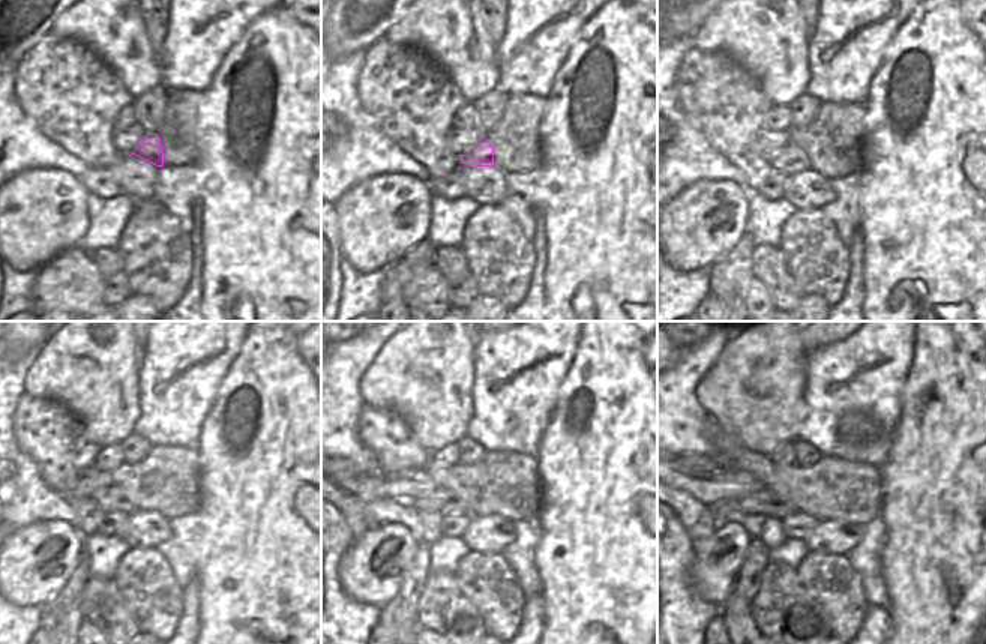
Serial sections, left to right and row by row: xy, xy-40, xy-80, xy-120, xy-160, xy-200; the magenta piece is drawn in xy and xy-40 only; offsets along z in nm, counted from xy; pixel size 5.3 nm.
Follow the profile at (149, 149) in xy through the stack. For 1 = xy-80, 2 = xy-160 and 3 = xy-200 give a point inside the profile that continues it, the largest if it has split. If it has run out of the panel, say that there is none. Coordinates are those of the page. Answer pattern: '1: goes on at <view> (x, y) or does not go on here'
1: goes on at xy-80 (791, 159)
2: goes on at xy-160 (443, 502)
3: goes on at xy-200 (766, 503)

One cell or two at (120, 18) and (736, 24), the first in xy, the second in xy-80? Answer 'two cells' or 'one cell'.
one cell

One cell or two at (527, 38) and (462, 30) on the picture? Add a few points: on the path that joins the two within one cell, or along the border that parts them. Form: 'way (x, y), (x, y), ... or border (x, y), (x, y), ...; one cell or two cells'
border (496, 44), (497, 80); two cells

